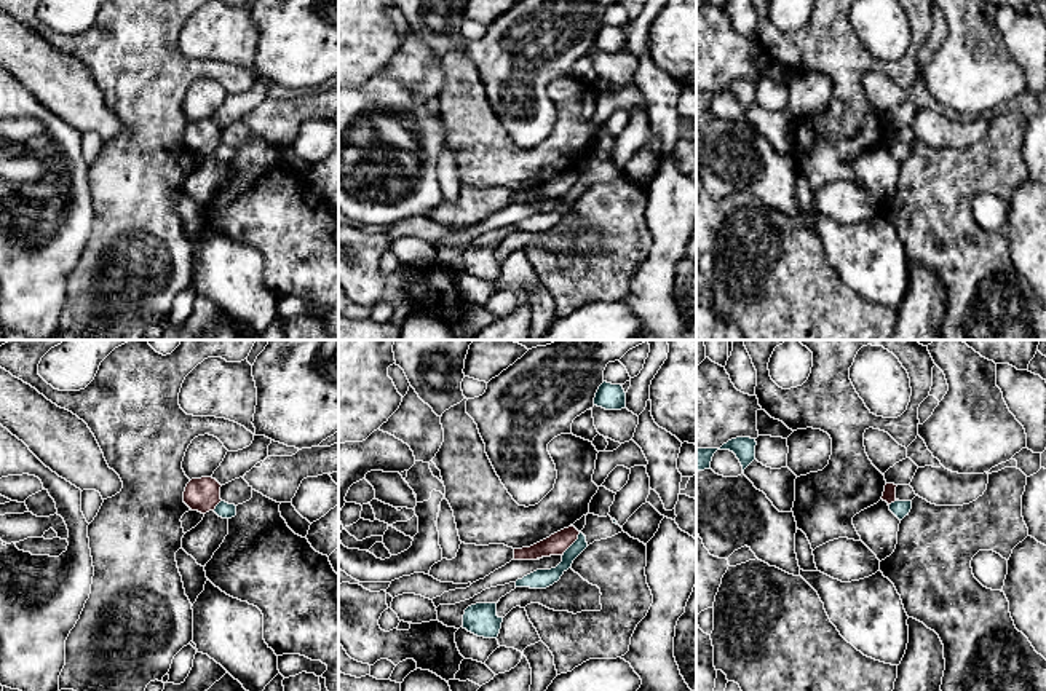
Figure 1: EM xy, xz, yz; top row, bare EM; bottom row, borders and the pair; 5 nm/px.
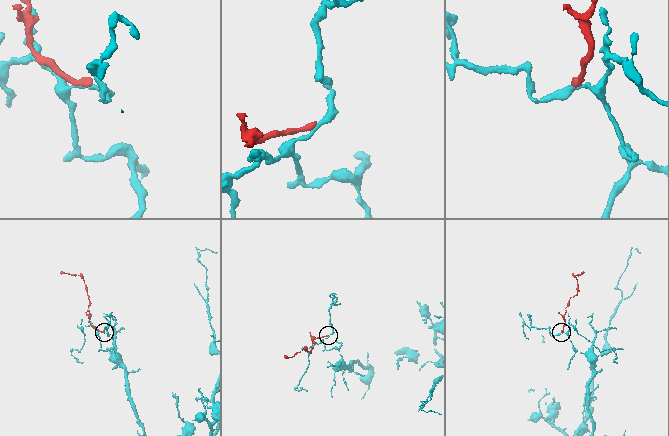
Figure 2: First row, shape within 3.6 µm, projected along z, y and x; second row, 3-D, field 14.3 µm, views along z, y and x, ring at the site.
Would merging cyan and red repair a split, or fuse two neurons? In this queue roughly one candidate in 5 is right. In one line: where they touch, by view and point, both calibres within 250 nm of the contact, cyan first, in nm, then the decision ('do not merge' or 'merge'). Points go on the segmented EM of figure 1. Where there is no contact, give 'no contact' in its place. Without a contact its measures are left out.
xz (572, 544) | 100/110 nm | do not merge

